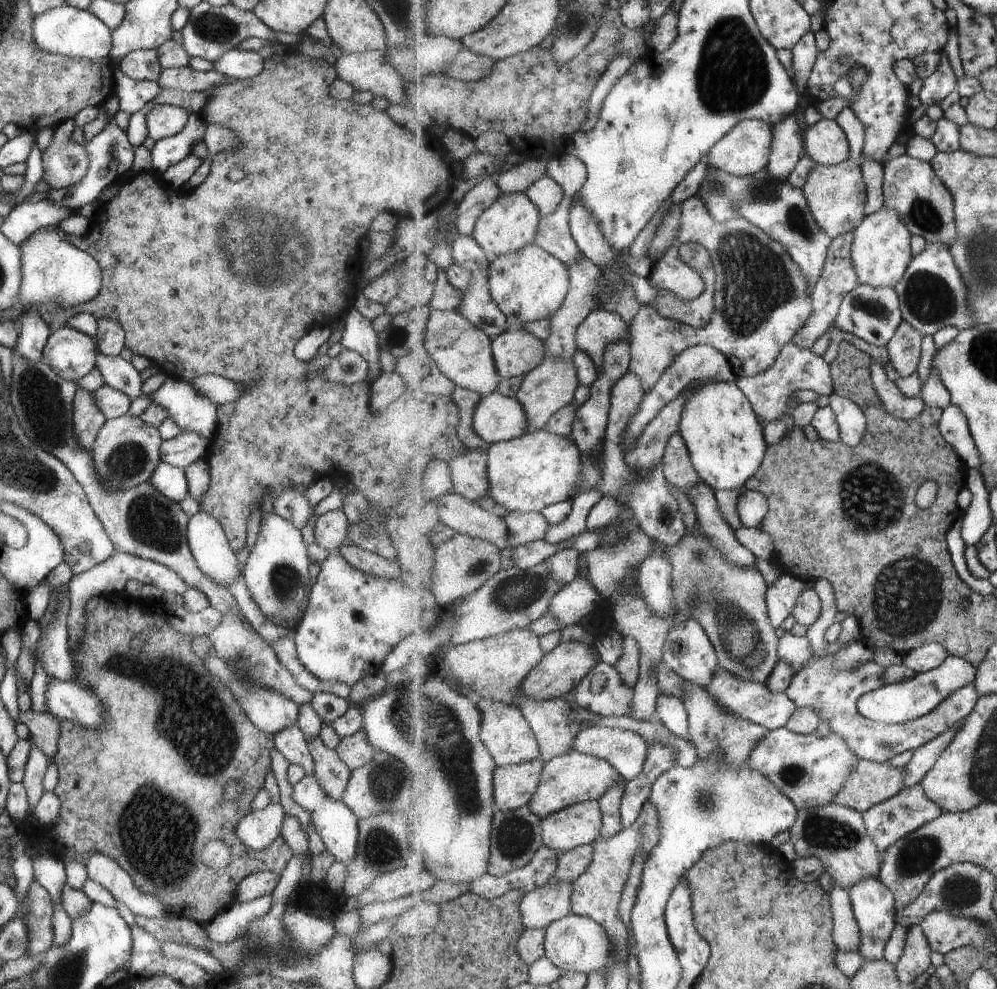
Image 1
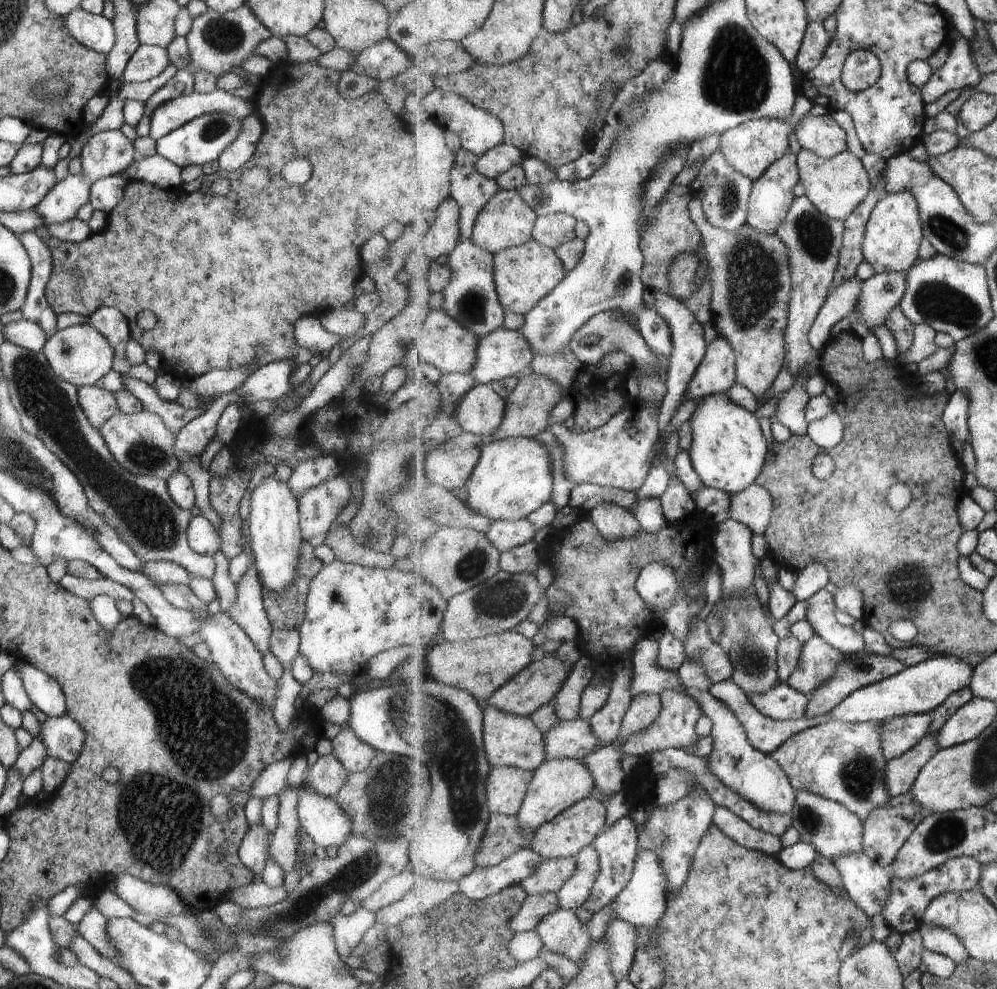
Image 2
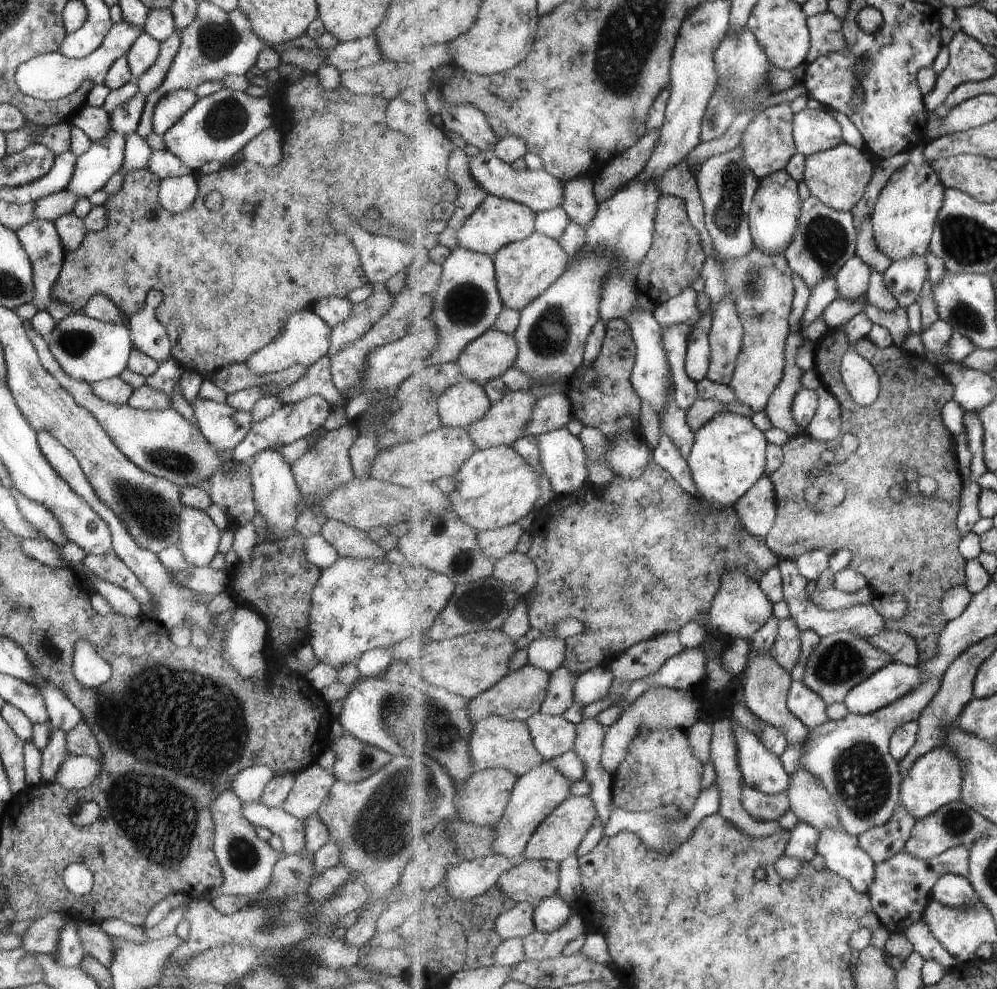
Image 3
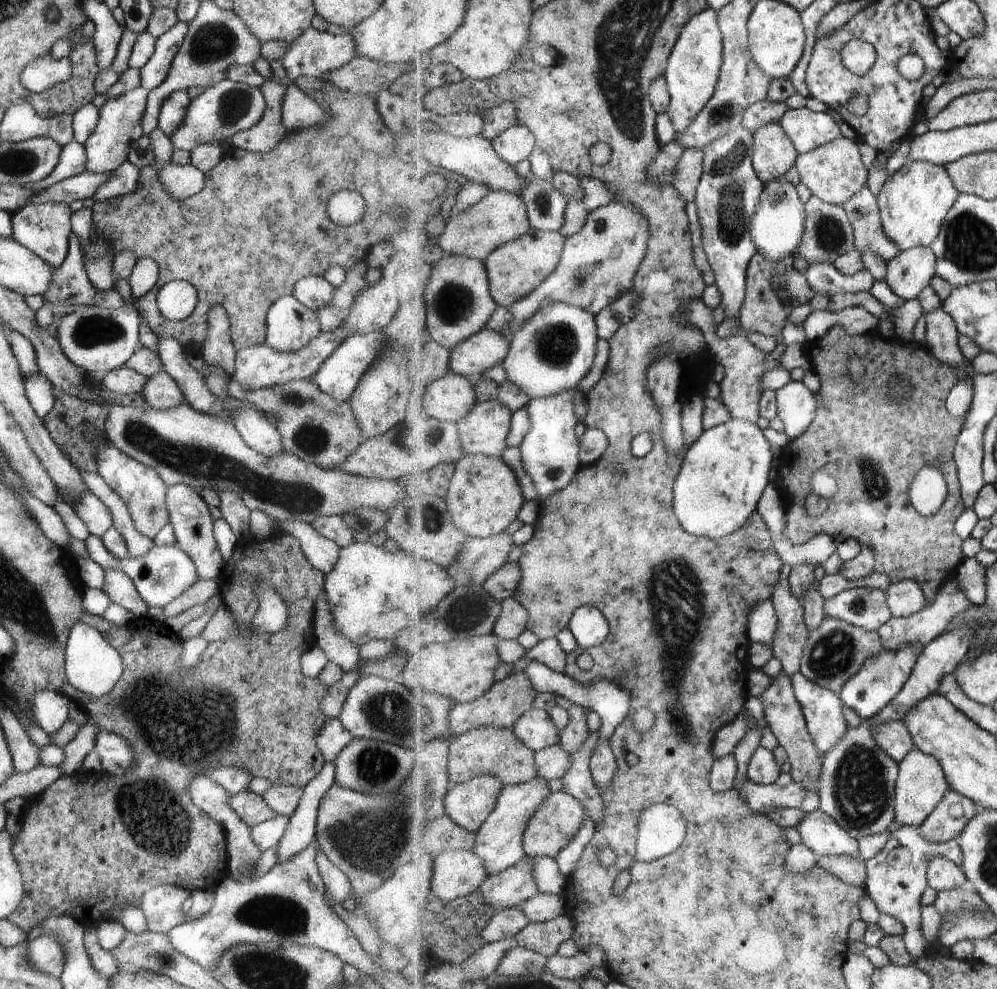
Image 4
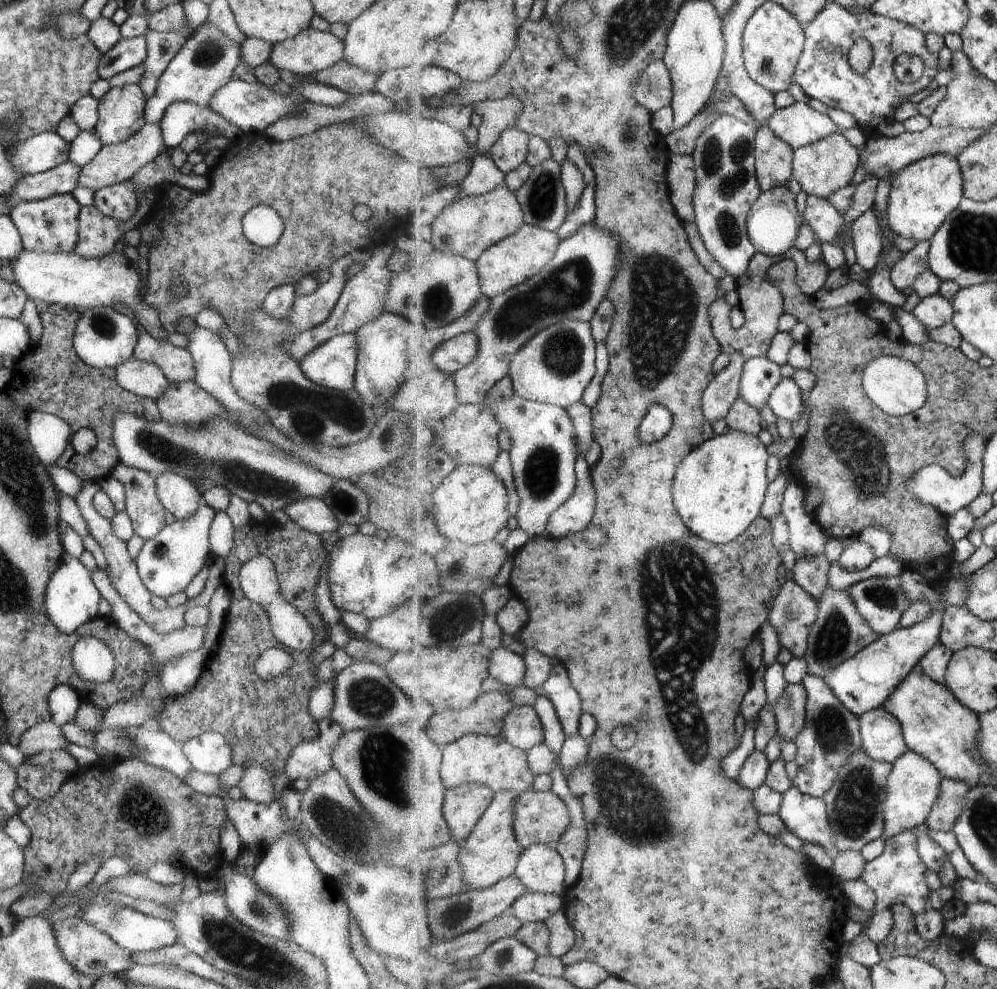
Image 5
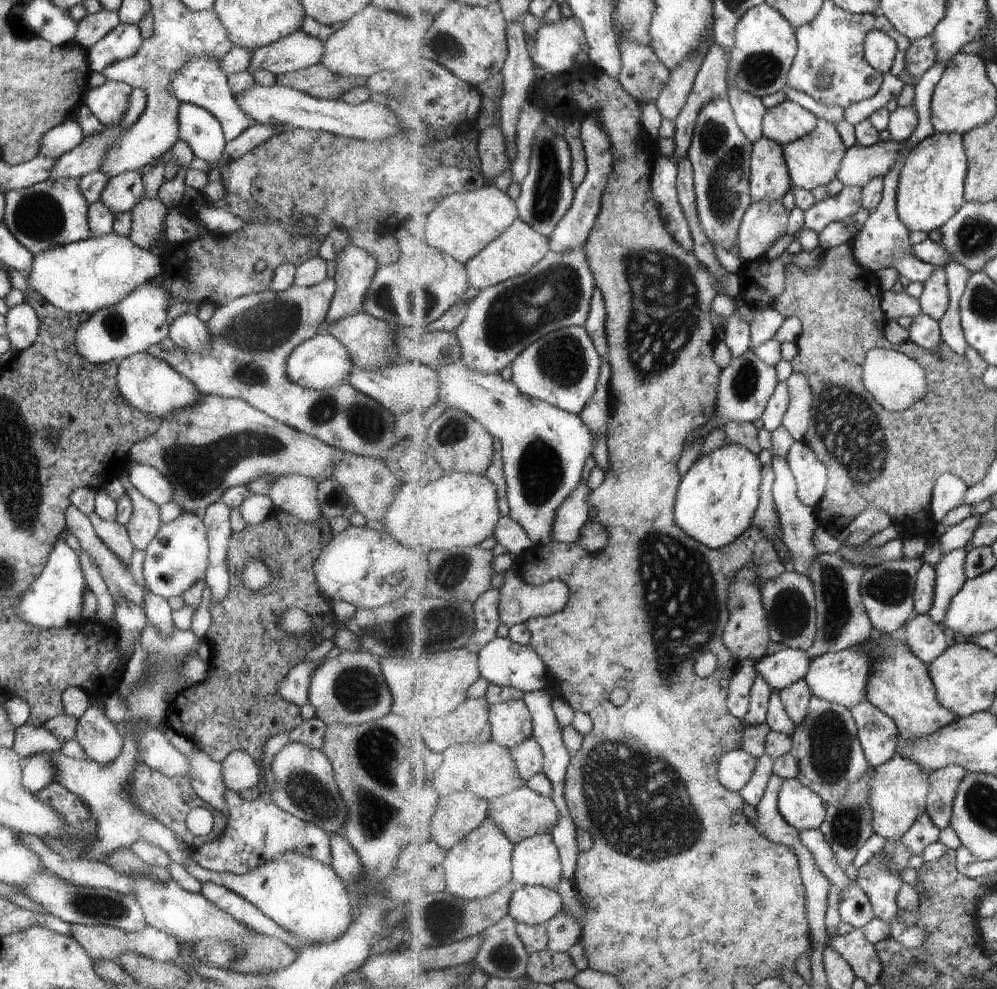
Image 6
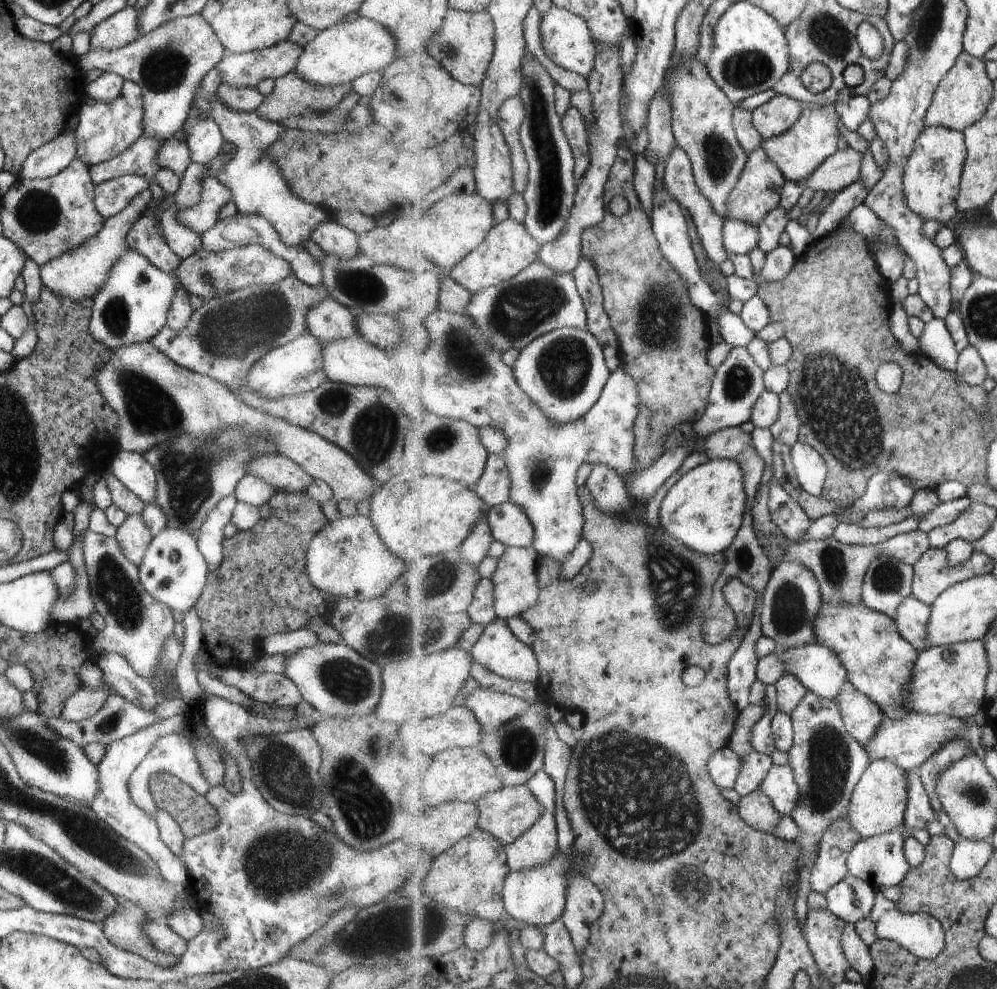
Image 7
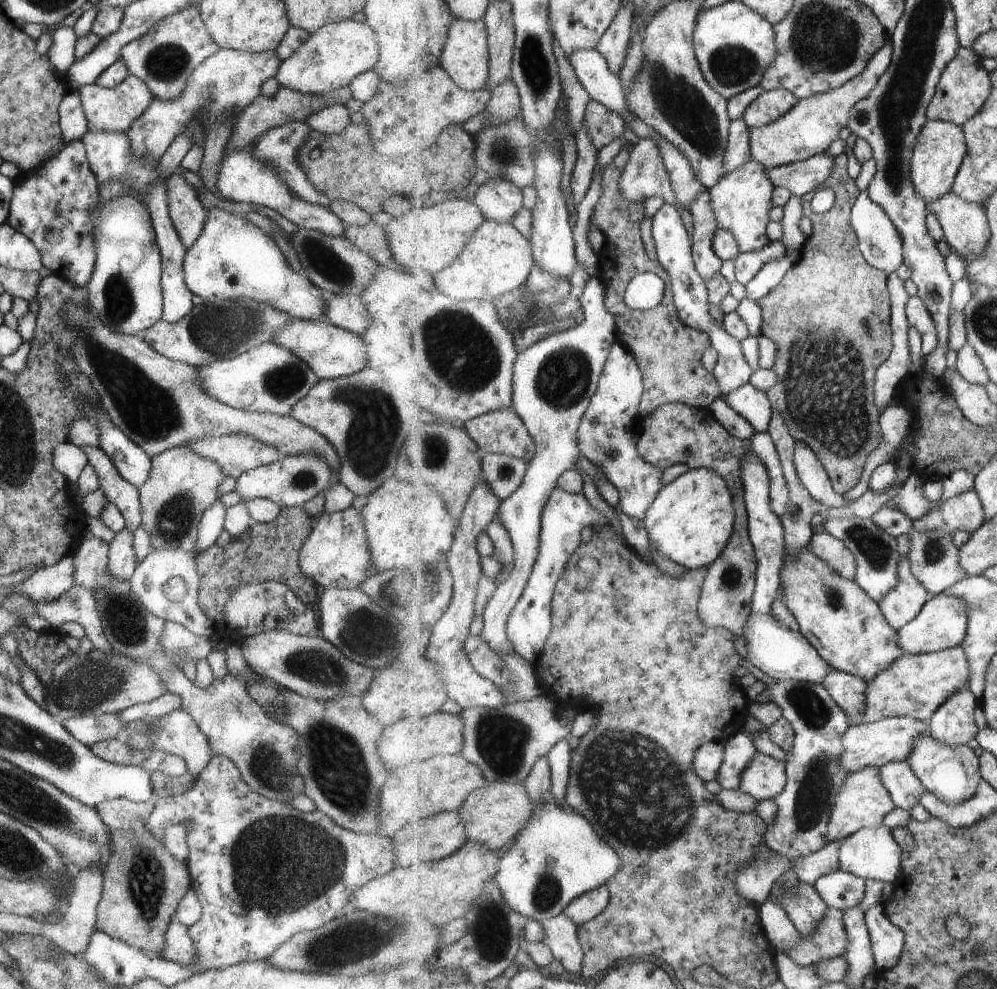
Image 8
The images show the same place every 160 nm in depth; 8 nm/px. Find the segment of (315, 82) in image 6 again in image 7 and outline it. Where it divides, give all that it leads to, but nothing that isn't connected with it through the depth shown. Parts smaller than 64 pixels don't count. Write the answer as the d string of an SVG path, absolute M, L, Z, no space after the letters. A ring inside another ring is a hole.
M289 71L287 74L277 77L273 81L273 90L269 94L264 95L263 102L257 106L254 112L261 118L276 123L288 116L328 111L352 90L351 83L341 83L331 86L312 85L300 79L293 71Z

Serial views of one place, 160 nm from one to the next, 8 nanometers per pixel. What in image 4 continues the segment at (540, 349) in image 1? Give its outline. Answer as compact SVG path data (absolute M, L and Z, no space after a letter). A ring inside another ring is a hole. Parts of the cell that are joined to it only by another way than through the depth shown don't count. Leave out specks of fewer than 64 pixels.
M485 328L454 348L450 353L450 367L452 372L474 380L494 366L503 364L510 353L510 348L511 343L503 333Z

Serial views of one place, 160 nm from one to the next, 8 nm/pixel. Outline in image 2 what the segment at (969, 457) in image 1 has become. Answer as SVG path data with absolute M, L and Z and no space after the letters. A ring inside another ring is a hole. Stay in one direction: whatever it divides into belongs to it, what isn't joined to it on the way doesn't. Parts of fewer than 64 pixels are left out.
M964 391L955 392L944 410L942 419L946 429L957 437L965 446L971 440L970 426L968 423L969 397Z

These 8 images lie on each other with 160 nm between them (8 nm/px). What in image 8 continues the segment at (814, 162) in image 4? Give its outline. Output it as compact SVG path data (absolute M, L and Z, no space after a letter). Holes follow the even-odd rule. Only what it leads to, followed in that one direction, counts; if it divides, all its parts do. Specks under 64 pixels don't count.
M888 36L885 46L869 61L863 74L841 88L800 100L785 117L770 125L750 129L752 158L763 163L767 169L776 169L826 153L831 143L839 140L842 130L848 126L854 106L871 94L881 77L890 69L893 54L894 44Z

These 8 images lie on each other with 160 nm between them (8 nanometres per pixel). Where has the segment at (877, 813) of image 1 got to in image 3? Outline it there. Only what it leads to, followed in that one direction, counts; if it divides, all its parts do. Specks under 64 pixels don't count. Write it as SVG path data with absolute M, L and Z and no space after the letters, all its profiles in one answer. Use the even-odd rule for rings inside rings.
M900 802L894 817L886 825L875 827L858 836L859 844L878 865L906 850L907 841L917 823L918 819Z

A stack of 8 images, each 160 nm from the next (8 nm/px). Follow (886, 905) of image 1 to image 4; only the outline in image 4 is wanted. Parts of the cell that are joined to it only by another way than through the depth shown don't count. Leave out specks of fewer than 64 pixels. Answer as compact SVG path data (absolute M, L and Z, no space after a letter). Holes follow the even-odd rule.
M820 809L807 813L797 829L801 842L819 856L860 858L860 844L830 814Z

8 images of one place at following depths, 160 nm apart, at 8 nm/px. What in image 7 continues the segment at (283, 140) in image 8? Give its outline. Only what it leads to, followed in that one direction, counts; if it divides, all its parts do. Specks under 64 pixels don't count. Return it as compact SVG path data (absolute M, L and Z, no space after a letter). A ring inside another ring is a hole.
M215 94L210 96L210 117L219 127L224 141L229 141L236 146L234 155L222 167L219 167L214 174L219 184L225 185L230 189L231 200L236 204L236 210L245 215L258 215L263 217L271 228L277 232L280 241L286 247L302 246L302 243L310 238L311 230L314 229L320 222L327 220L330 215L323 207L312 205L308 202L299 200L293 196L289 190L288 184L280 177L280 170L274 161L266 152L270 142L273 142L285 129L276 122L265 120L254 111L236 111L231 107L224 105L219 97Z

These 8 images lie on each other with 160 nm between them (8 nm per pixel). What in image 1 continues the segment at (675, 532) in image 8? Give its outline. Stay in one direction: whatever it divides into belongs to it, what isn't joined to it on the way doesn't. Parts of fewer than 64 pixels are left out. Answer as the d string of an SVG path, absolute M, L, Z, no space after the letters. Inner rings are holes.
M707 381L697 385L686 398L679 432L702 482L715 491L743 490L746 482L763 468L768 449L763 424L737 382Z

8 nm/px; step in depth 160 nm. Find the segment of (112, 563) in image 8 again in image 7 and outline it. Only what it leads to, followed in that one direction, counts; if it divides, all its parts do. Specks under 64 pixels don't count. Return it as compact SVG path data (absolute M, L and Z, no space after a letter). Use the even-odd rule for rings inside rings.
M135 513L126 515L125 520L116 527L113 537L119 543L122 553L137 567L152 534L140 513Z

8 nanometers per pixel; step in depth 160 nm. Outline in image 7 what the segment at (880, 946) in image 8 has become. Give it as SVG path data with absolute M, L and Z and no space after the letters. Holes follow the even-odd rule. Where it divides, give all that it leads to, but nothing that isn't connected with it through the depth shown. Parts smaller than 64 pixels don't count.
M877 889L877 897L870 919L875 922L878 938L893 941L912 952L920 959L936 959L946 947L946 932L938 918L927 913L904 913L899 907L890 901L882 889Z

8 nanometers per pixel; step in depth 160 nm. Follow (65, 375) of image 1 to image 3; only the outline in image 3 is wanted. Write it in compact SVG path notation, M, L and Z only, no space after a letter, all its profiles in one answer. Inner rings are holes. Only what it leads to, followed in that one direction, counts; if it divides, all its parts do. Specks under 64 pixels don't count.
M83 314L67 315L49 332L47 346L61 370L69 378L85 381L92 385L111 377L117 377L126 367L127 356L133 348L130 332L125 322L104 323Z

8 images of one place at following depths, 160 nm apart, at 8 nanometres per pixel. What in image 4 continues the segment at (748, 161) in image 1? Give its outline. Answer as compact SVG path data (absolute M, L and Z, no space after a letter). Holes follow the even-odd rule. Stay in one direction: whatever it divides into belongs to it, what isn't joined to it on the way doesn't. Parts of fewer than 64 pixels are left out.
M780 121L760 126L754 134L752 162L766 184L786 178L800 155Z

